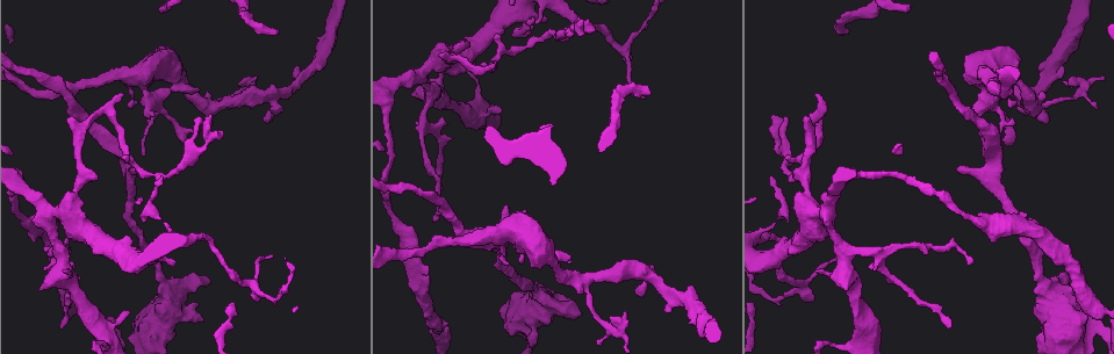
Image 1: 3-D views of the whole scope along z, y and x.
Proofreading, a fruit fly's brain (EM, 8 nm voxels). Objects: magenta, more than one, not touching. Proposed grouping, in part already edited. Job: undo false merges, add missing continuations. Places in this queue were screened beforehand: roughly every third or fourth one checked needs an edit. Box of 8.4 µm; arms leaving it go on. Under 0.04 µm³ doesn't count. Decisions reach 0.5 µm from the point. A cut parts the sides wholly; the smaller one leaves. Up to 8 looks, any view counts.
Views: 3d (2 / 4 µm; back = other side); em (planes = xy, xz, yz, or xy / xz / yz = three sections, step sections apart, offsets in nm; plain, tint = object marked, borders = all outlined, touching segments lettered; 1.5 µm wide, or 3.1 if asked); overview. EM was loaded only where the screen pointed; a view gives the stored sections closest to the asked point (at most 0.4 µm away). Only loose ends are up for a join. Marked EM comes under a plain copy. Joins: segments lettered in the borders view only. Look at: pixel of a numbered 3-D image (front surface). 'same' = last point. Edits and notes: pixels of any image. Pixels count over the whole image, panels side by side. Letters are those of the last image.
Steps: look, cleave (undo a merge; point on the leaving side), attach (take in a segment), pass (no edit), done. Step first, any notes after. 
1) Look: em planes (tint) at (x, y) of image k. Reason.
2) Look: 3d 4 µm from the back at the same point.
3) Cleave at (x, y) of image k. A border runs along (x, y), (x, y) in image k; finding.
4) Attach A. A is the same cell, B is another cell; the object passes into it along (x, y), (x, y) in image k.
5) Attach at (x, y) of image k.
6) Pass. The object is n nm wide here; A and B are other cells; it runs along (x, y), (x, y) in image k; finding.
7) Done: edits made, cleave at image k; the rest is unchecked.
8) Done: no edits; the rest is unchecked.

Look: em xy step 4 (tint) at (204, 239) of image 1. Calibre changes.

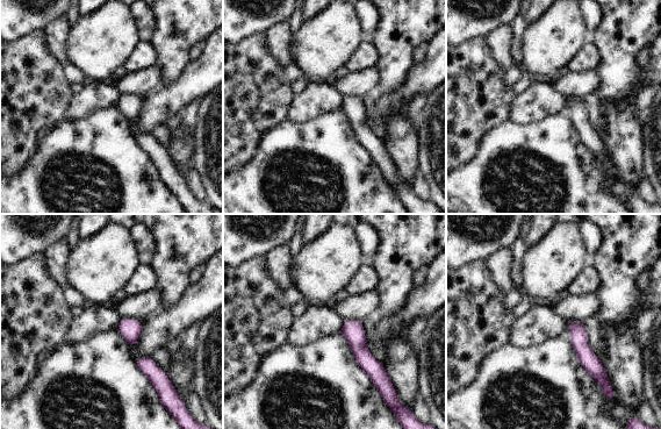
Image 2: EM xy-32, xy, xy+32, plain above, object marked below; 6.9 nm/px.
Look: em xz step 4 (borders) at the same point.

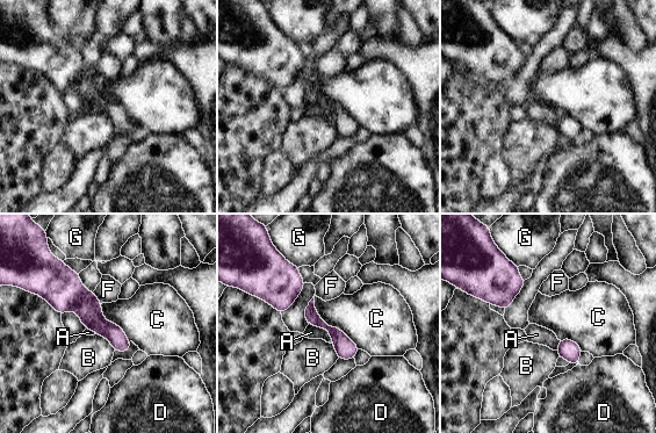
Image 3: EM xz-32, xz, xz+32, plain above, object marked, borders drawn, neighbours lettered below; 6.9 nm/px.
Pass. The longest contact is with C, 480 nm; A, B, C, D, F and G are other cells; it runs along (45, 291), (71, 295), (127, 346) in image 3; one neuron here.

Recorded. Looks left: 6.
Look: em planes (borders) at (272, 254) of image 1. Thin end.

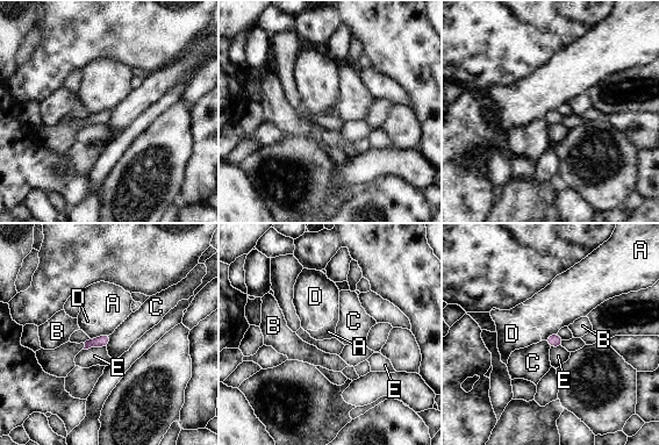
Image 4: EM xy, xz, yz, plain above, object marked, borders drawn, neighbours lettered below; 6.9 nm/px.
Pass. A, B, C, D and E are other cells; a border runs along (110, 332), (90, 338) in image 4; no lettered segment goes on from it.

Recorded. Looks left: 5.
Look: em yz step 4 (borders) at (950, 327) of image 1. Free end.

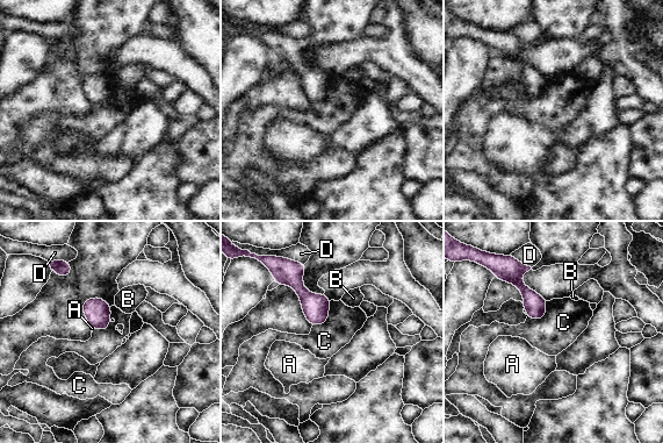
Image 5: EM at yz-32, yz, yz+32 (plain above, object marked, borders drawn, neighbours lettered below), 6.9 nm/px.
Look: em planes (borders) at the same point.

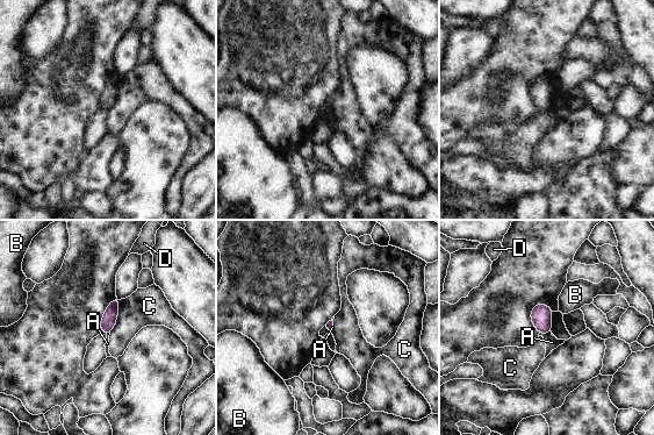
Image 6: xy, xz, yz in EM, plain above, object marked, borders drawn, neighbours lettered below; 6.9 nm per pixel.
Pass. A, B, C and D are other cells; a border runs along (551, 332), (539, 334) in image 6; none of them fits.

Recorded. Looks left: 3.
Done: no edits; the rest is unchecked.

